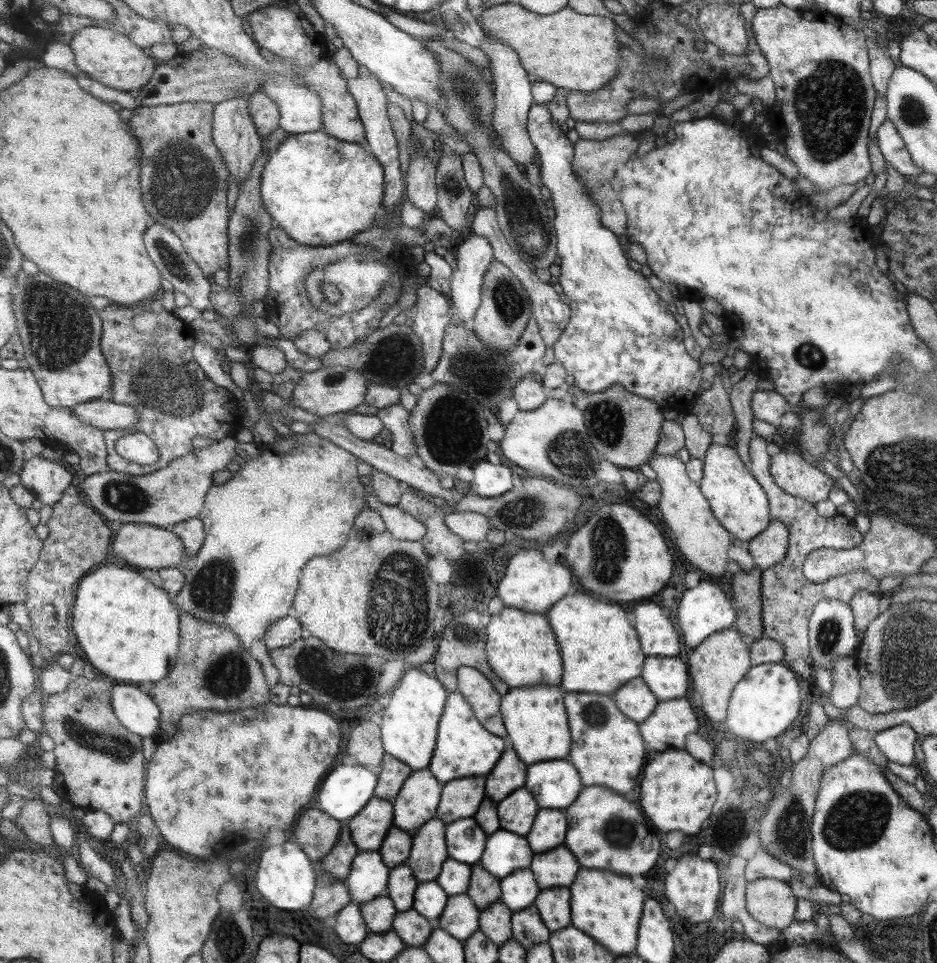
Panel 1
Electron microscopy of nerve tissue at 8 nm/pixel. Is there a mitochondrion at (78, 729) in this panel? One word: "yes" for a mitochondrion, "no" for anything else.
yes

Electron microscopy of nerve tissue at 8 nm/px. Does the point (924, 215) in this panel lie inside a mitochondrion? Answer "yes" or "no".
yes

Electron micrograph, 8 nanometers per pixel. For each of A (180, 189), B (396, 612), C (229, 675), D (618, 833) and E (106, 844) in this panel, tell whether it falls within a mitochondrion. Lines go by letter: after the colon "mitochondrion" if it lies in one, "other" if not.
A: mitochondrion
B: mitochondrion
C: mitochondrion
D: mitochondrion
E: other

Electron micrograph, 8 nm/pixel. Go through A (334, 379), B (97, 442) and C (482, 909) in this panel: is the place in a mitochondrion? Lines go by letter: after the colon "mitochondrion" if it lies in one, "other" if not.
A: mitochondrion
B: other
C: other

